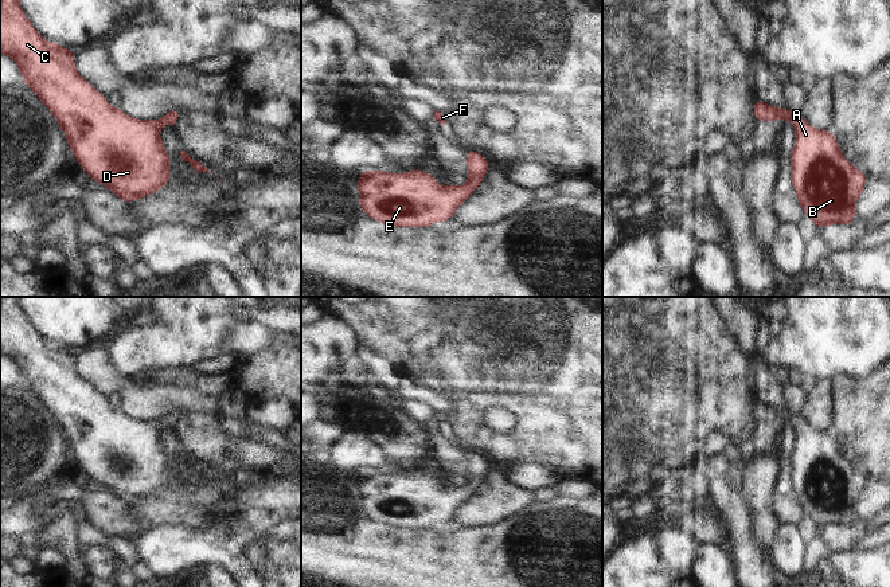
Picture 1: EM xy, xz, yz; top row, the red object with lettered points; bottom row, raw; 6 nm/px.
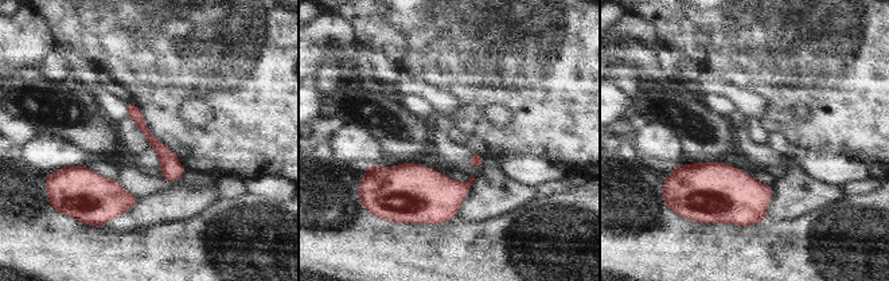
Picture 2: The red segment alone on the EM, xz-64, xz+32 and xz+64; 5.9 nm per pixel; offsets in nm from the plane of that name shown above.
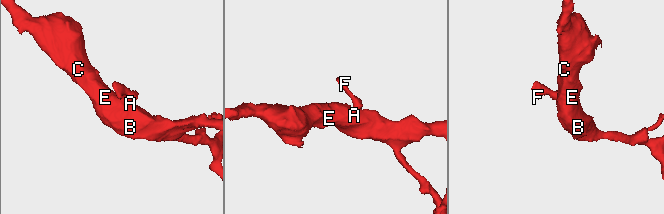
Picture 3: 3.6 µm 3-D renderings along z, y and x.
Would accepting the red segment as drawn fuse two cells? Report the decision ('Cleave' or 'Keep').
Keep

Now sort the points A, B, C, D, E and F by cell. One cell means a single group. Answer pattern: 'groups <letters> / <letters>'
groups A B C D E F

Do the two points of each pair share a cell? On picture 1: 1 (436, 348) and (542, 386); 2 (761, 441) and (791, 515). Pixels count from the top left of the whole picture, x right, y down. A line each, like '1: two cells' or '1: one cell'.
1: one cell
2: two cells

